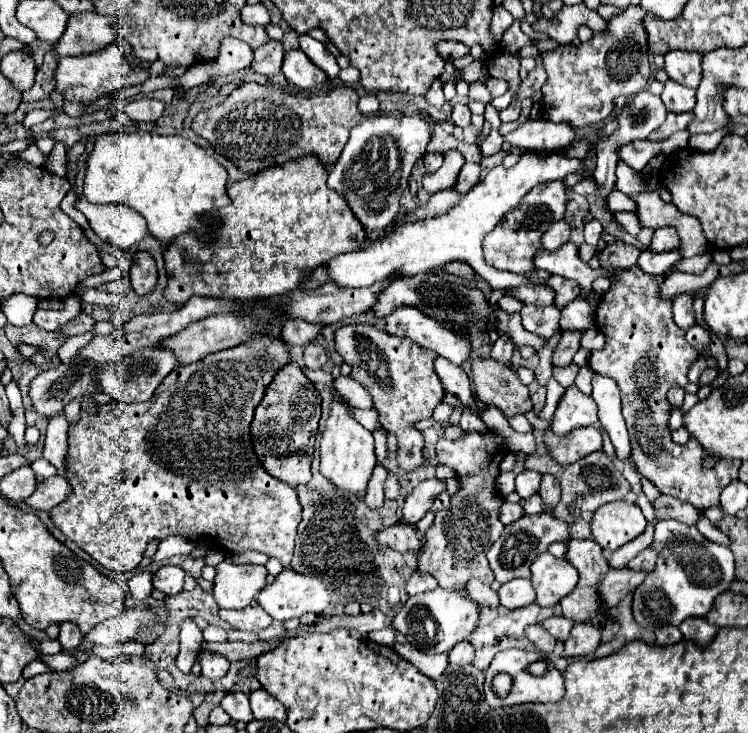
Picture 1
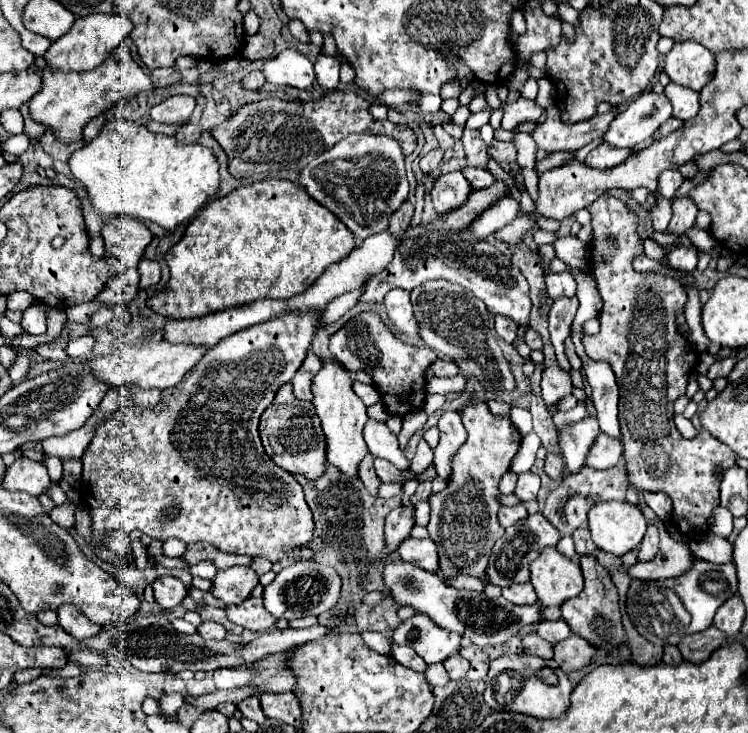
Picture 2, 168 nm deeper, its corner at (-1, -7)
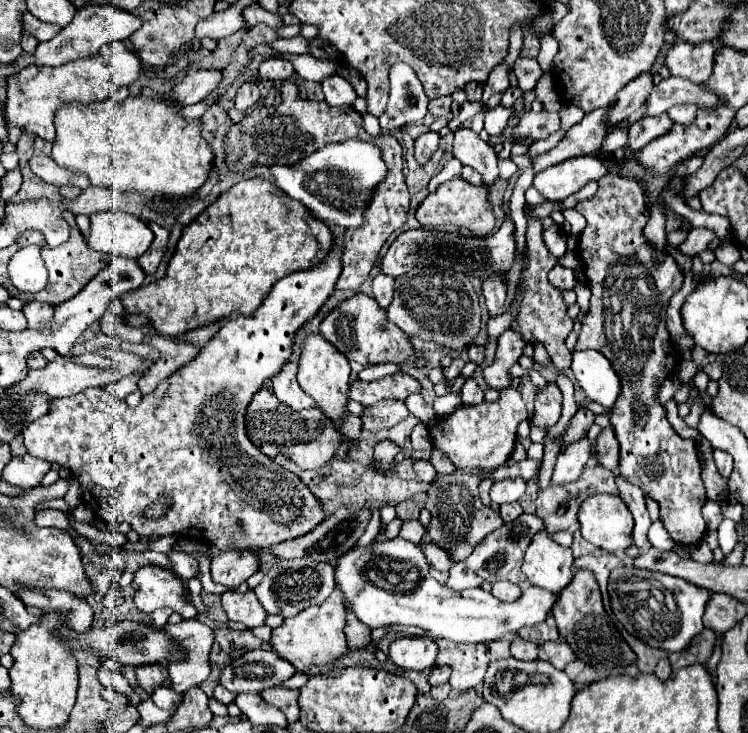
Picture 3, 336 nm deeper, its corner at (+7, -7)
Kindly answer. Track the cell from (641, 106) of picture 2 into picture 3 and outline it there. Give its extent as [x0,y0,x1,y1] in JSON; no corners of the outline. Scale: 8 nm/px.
[646,77,716,117]

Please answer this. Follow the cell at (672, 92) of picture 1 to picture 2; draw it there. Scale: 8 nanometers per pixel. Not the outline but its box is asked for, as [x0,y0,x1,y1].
[664,83,700,121]

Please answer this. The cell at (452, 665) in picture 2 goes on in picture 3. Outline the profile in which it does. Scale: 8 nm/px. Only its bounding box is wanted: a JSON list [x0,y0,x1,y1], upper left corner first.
[428,667,452,685]

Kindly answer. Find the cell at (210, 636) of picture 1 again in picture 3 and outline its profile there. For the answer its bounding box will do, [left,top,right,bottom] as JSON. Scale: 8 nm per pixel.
[164,619,214,695]

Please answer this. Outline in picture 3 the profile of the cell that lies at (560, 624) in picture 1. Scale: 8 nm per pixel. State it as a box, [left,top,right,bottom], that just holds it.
[518,623,560,645]

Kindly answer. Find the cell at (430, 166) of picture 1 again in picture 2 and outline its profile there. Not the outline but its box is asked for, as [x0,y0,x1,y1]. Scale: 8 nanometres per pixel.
[420,147,444,173]

